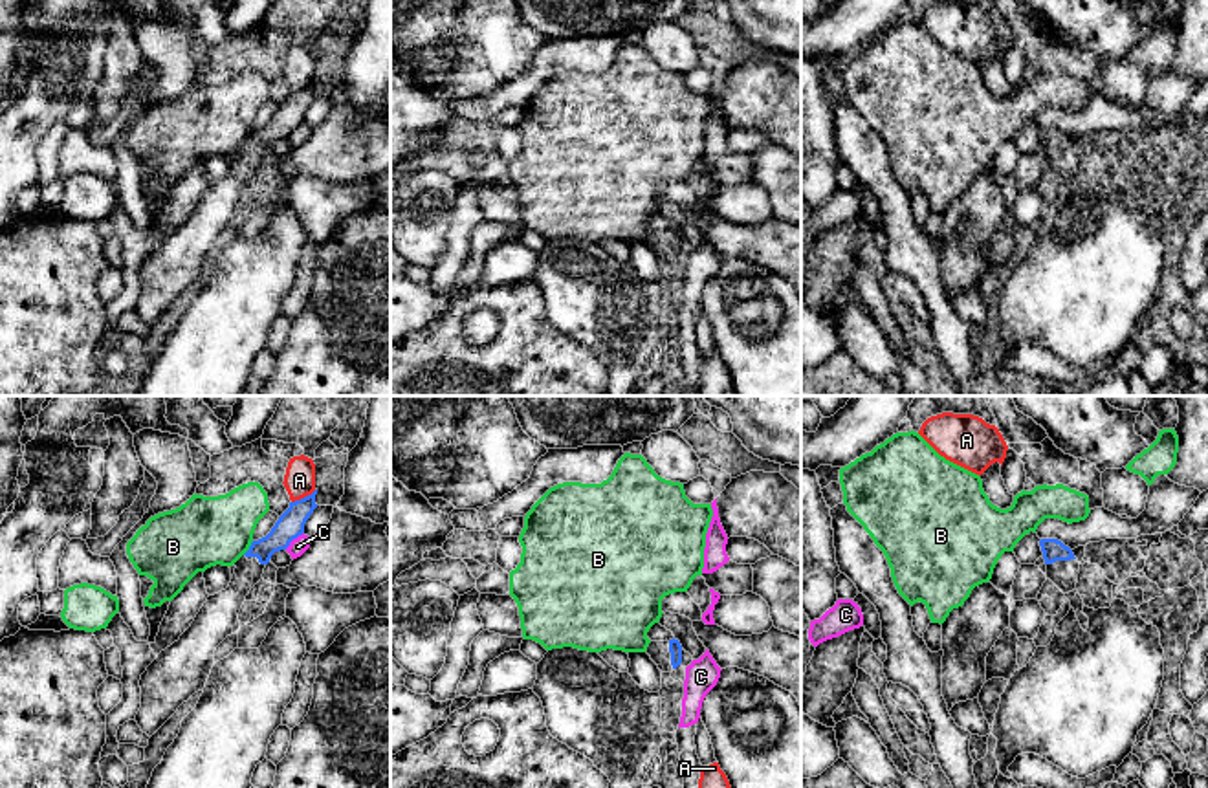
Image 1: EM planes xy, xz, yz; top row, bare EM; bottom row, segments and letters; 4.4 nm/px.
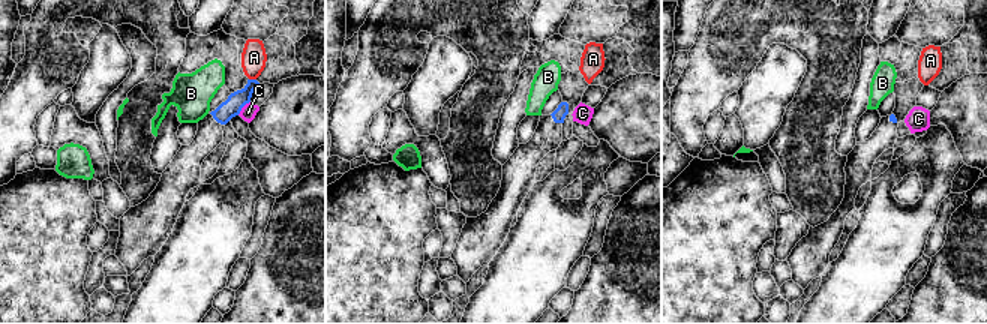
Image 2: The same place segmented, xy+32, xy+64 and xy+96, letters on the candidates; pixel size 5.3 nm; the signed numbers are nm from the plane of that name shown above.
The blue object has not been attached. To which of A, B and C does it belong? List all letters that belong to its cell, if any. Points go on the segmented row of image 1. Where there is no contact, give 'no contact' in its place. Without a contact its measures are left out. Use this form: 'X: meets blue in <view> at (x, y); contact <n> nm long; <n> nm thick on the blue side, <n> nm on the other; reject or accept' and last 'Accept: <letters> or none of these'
A: meets blue in xy at (305, 497); contact 130 nm long; 120 nm thick on the blue side, 140 nm on the other; reject
B: meets blue in xy at (250, 548); contact 80 nm long; 120 nm thick on the blue side, 300 nm on the other; reject
C: meets blue in xy at (294, 537); contact 120 nm long; 120 nm thick on the blue side, 80 nm on the other; reject
Accept: none of these

